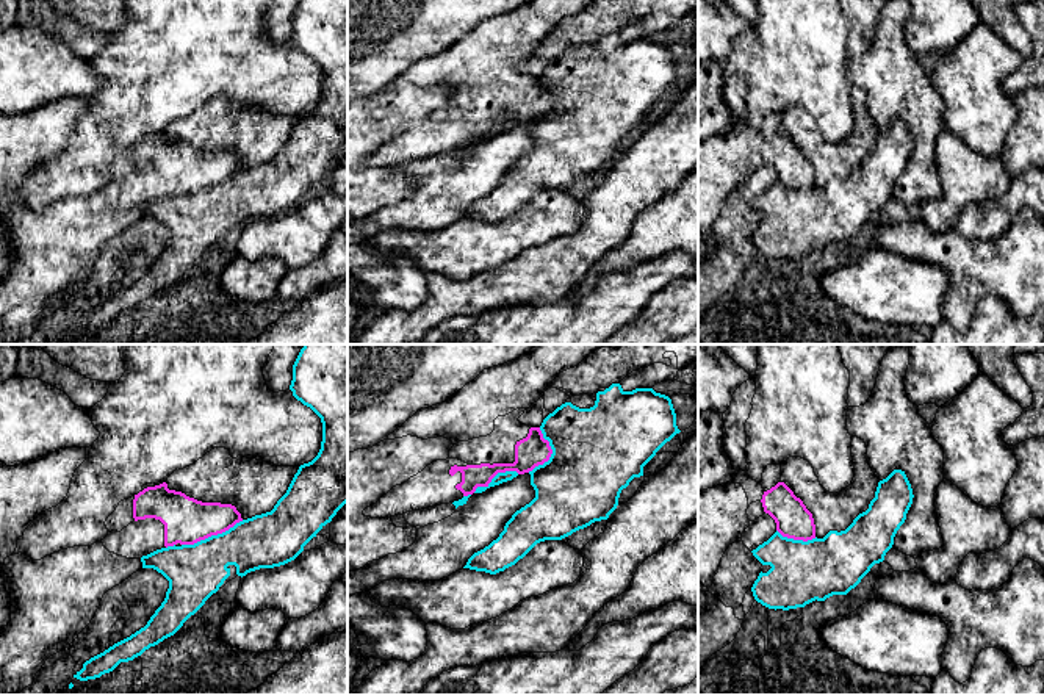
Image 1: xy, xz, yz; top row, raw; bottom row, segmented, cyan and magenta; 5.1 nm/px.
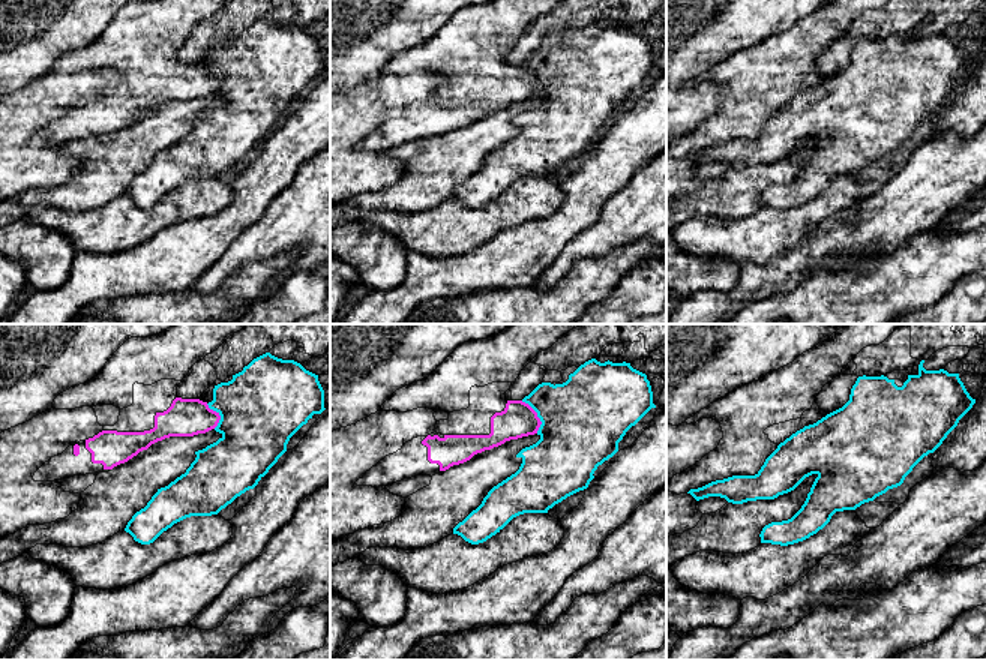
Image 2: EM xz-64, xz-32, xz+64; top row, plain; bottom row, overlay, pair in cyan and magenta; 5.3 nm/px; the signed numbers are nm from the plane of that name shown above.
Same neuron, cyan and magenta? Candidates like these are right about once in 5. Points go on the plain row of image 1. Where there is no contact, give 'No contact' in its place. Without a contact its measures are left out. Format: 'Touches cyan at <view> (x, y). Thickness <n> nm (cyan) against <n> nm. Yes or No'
Touches cyan at xy (212, 185). Thickness 280 nm (cyan) against 240 nm. No

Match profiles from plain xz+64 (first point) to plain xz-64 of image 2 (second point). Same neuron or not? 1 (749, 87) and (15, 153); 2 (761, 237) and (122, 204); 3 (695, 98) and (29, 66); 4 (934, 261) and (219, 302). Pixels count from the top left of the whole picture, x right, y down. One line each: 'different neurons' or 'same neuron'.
1: different neurons
2: same neuron
3: different neurons
4: same neuron

